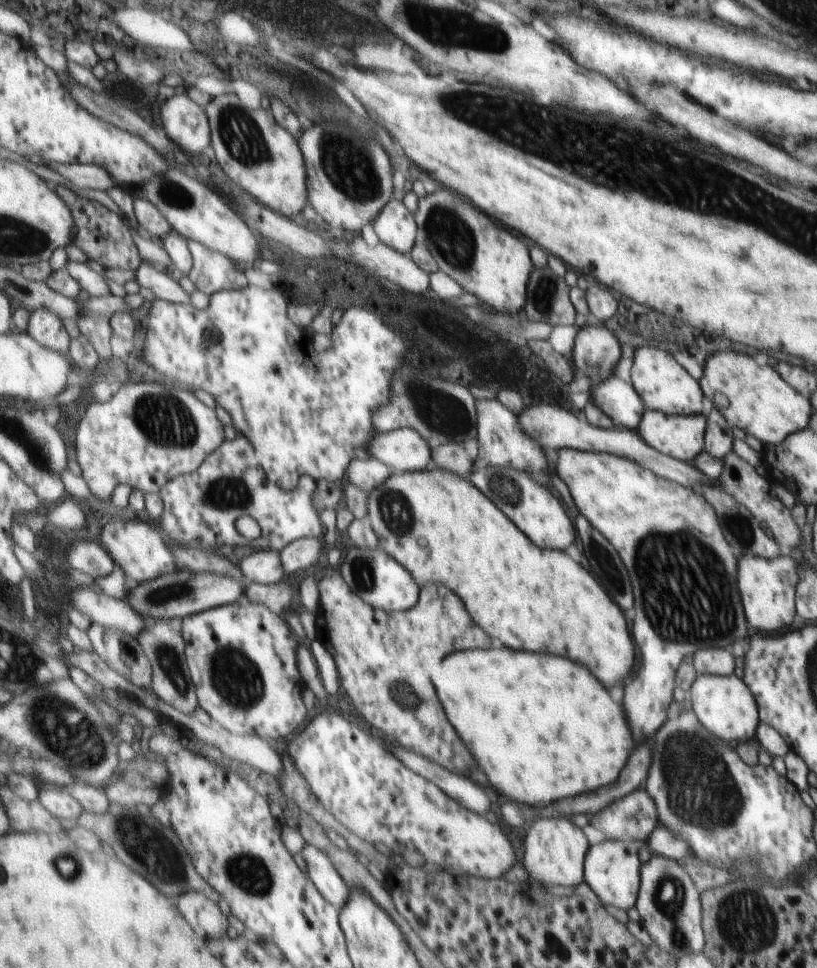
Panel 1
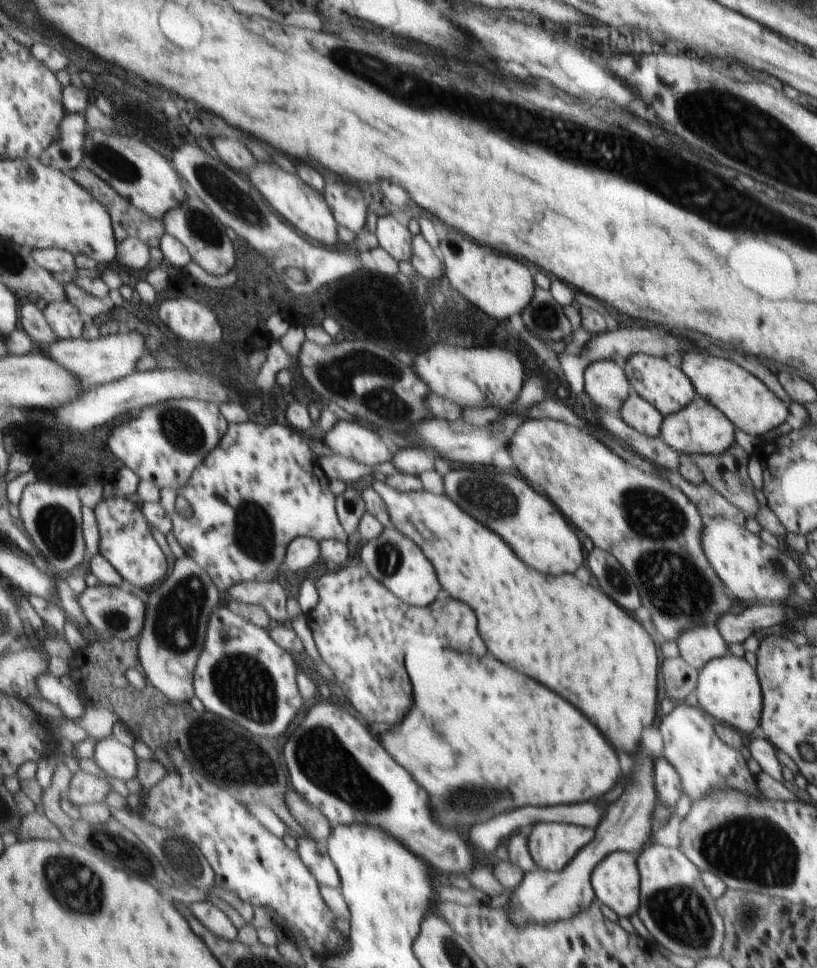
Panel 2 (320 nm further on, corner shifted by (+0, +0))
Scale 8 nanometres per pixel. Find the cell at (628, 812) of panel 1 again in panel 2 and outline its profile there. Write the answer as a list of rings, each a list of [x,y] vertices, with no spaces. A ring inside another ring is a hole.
[[[663,758],[653,762],[653,780],[657,784],[657,796],[663,806],[673,806],[681,796],[680,776],[671,763]]]

